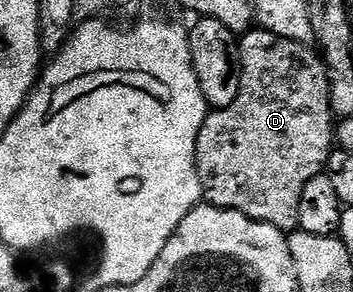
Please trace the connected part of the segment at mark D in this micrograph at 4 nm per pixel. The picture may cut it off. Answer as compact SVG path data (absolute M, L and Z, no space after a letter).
M262 30L242 33L239 40L239 59L241 61L239 69L241 86L237 90L237 98L233 98L233 106L208 111L205 122L201 126L201 134L197 134L195 165L203 187L203 200L212 204L214 208L235 208L251 220L260 220L269 226L277 226L277 230L290 234L299 227L299 203L301 202L301 190L305 190L305 182L324 173L333 151L336 125L333 123L331 111L331 80L327 77L327 66L323 63L322 55L314 47Z

